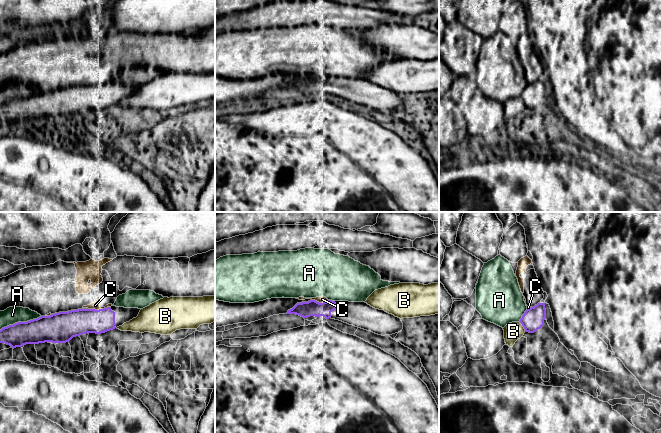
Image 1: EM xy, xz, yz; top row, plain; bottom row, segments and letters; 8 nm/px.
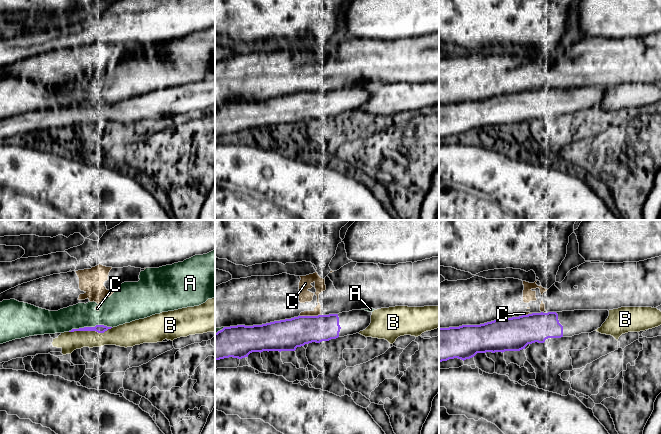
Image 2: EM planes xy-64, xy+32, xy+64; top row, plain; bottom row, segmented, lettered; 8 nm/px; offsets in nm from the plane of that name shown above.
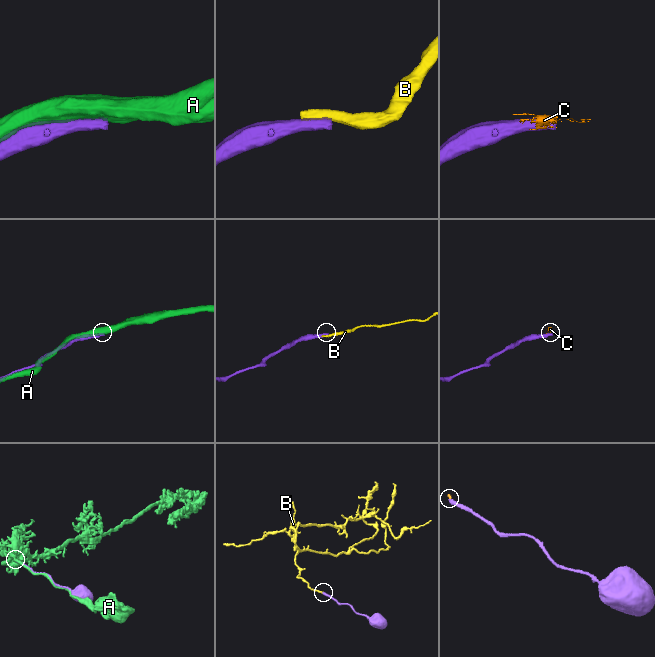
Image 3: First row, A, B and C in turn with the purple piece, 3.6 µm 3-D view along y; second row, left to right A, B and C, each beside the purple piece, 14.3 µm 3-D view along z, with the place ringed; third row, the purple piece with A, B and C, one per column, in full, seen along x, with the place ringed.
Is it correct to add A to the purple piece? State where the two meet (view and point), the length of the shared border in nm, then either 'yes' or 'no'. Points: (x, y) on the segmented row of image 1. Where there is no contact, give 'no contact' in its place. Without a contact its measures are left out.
xy (20, 322) | 360 nm | no

